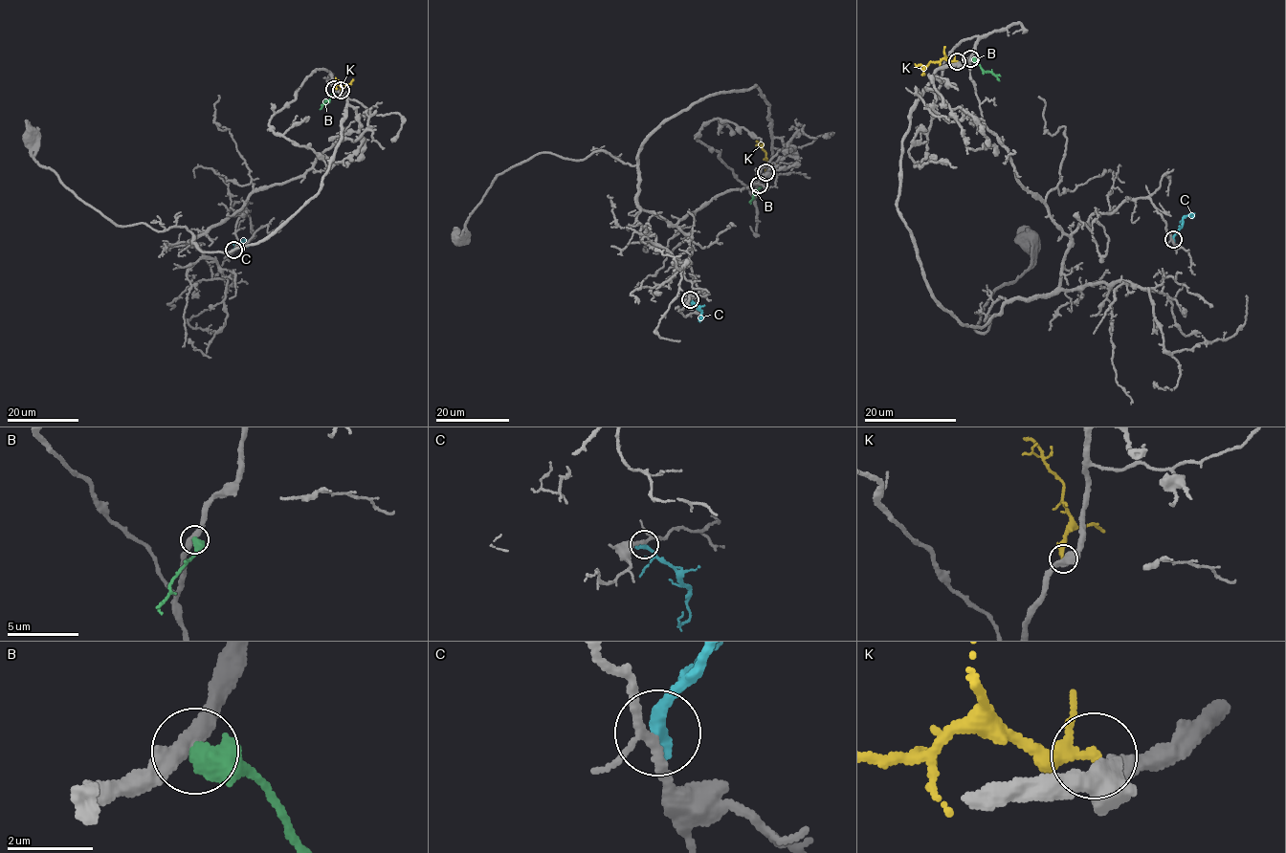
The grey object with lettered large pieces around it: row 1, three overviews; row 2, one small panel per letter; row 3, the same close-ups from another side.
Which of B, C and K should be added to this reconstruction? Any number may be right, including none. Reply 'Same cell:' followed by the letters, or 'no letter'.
Same cell: no letter

